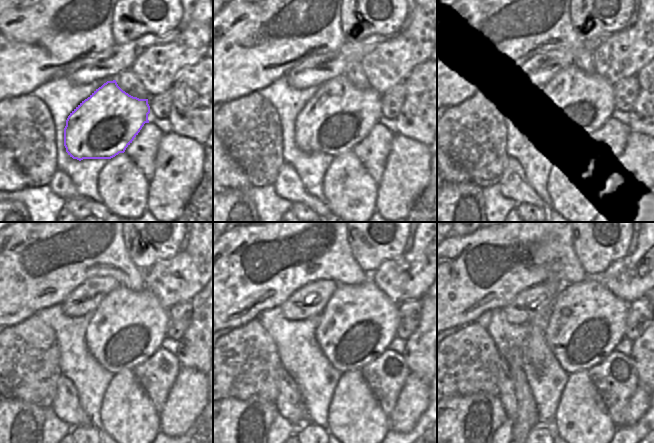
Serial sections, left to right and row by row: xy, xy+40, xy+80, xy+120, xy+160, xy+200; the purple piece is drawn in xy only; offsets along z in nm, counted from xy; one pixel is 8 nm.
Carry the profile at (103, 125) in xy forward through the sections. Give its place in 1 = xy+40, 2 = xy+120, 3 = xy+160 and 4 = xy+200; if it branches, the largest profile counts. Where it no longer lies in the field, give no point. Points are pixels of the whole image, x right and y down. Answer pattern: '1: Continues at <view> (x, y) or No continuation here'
1: Continues at xy+40 (339, 116)
2: Continues at xy+120 (128, 327)
3: Continues at xy+160 (358, 323)
4: Continues at xy+200 (588, 321).

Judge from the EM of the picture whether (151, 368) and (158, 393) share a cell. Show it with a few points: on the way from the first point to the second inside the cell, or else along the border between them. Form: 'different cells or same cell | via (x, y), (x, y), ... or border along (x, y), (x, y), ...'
same cell | via (156, 374), (157, 387)

